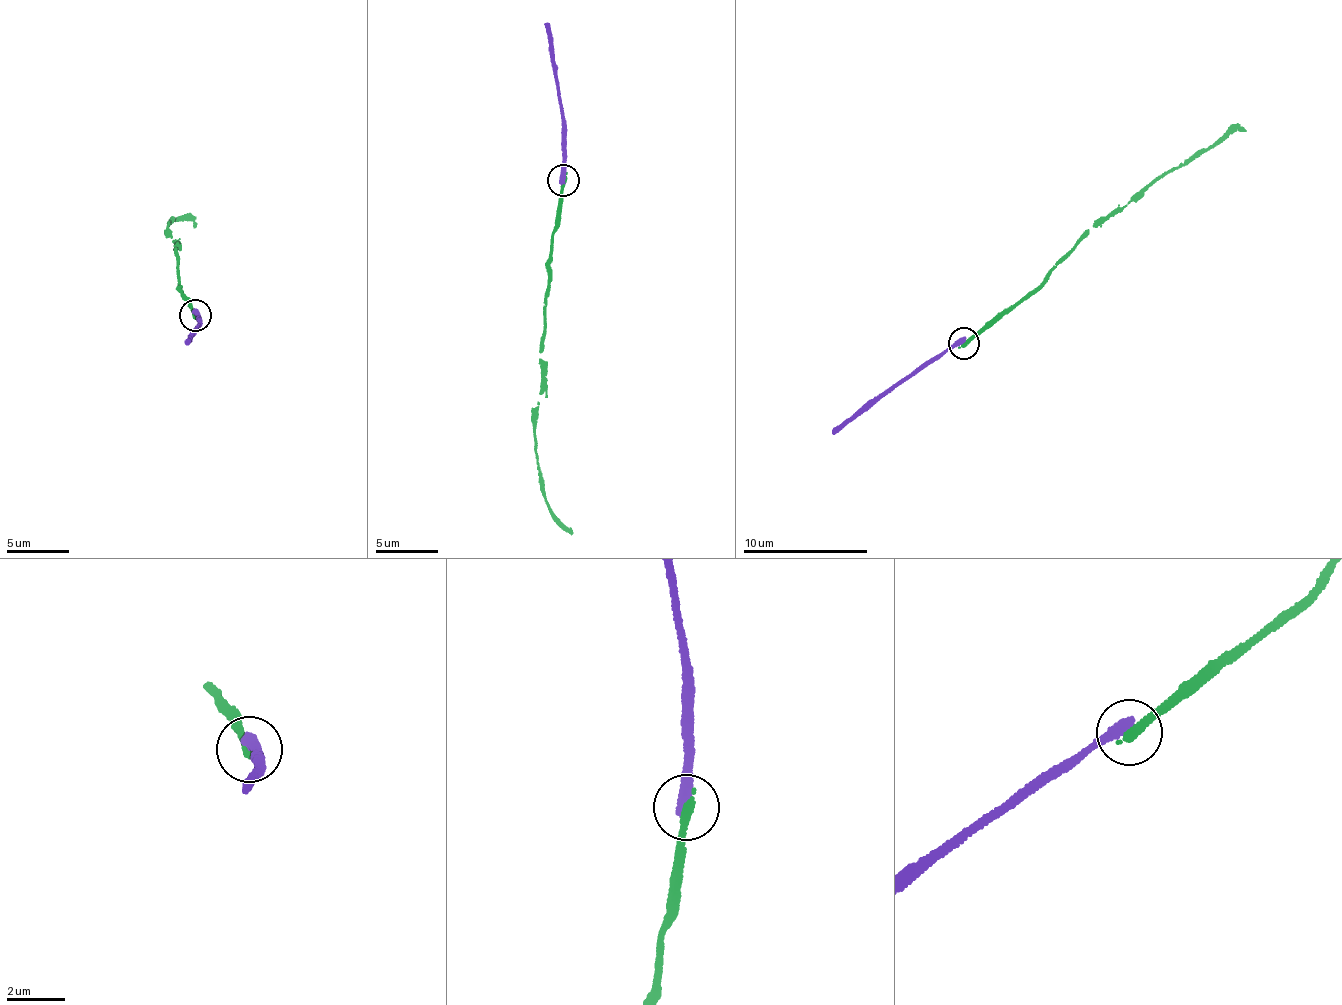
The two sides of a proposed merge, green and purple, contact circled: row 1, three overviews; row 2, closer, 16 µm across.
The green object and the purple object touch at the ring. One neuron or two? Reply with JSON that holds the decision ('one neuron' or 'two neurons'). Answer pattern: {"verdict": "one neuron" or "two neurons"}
{"verdict": "two neurons"}

